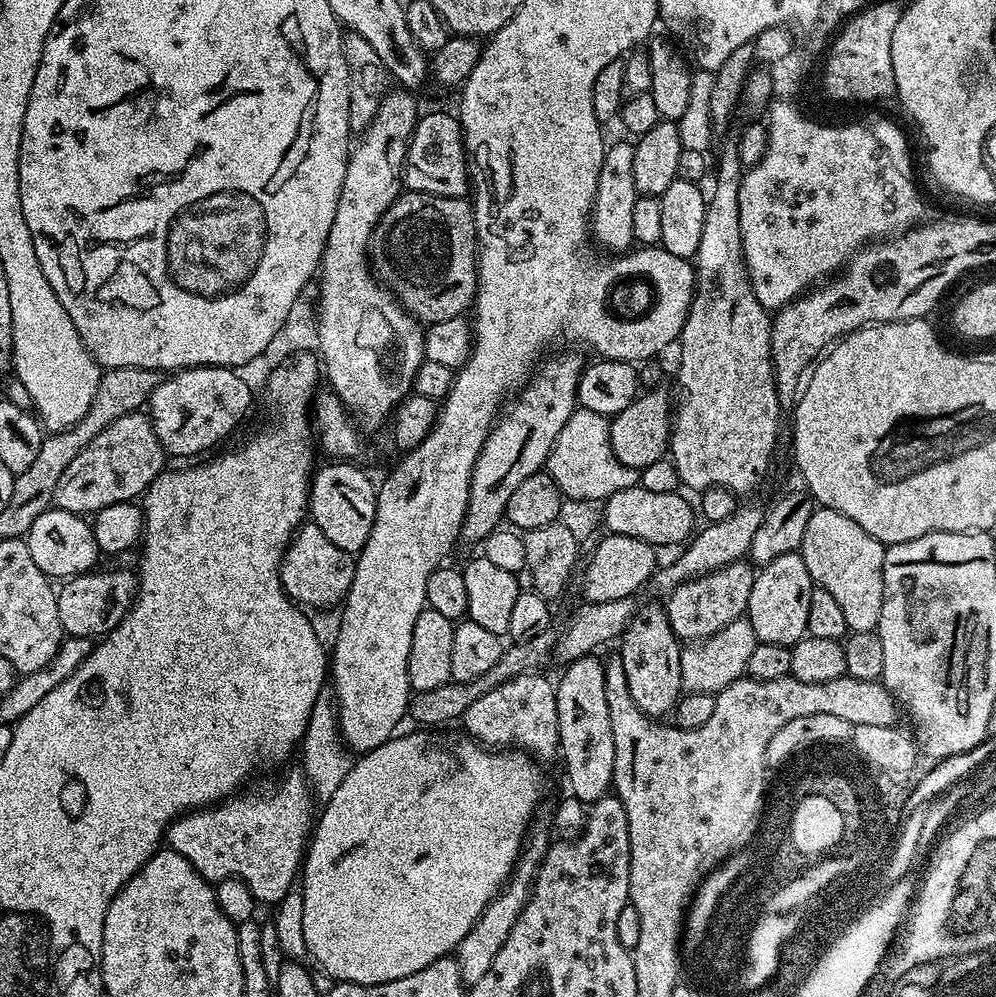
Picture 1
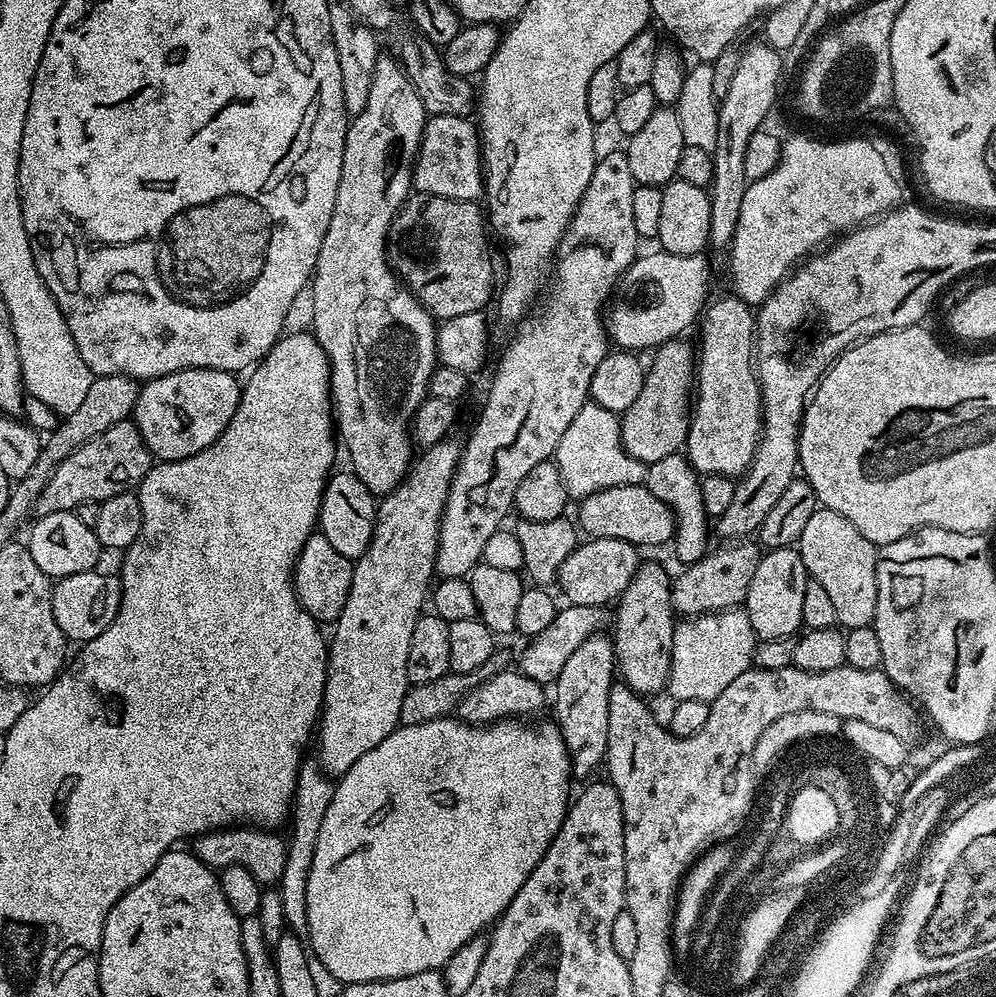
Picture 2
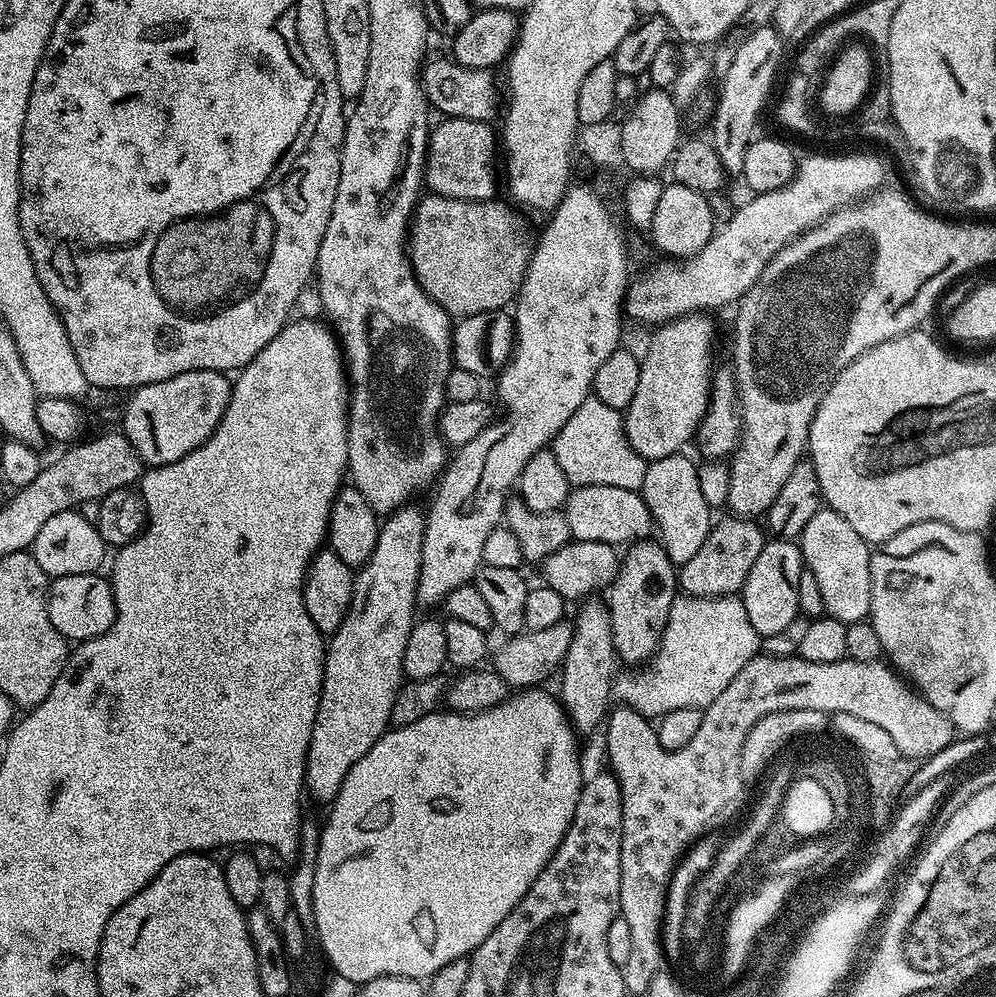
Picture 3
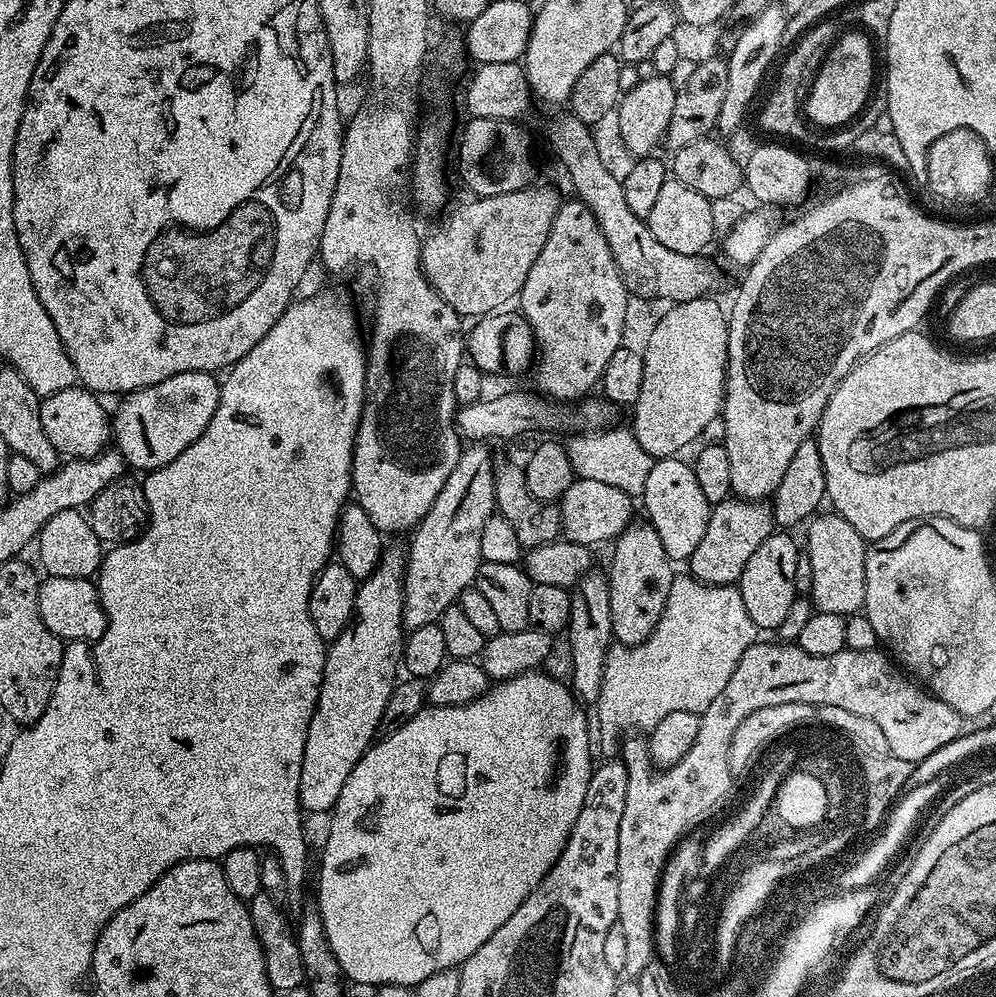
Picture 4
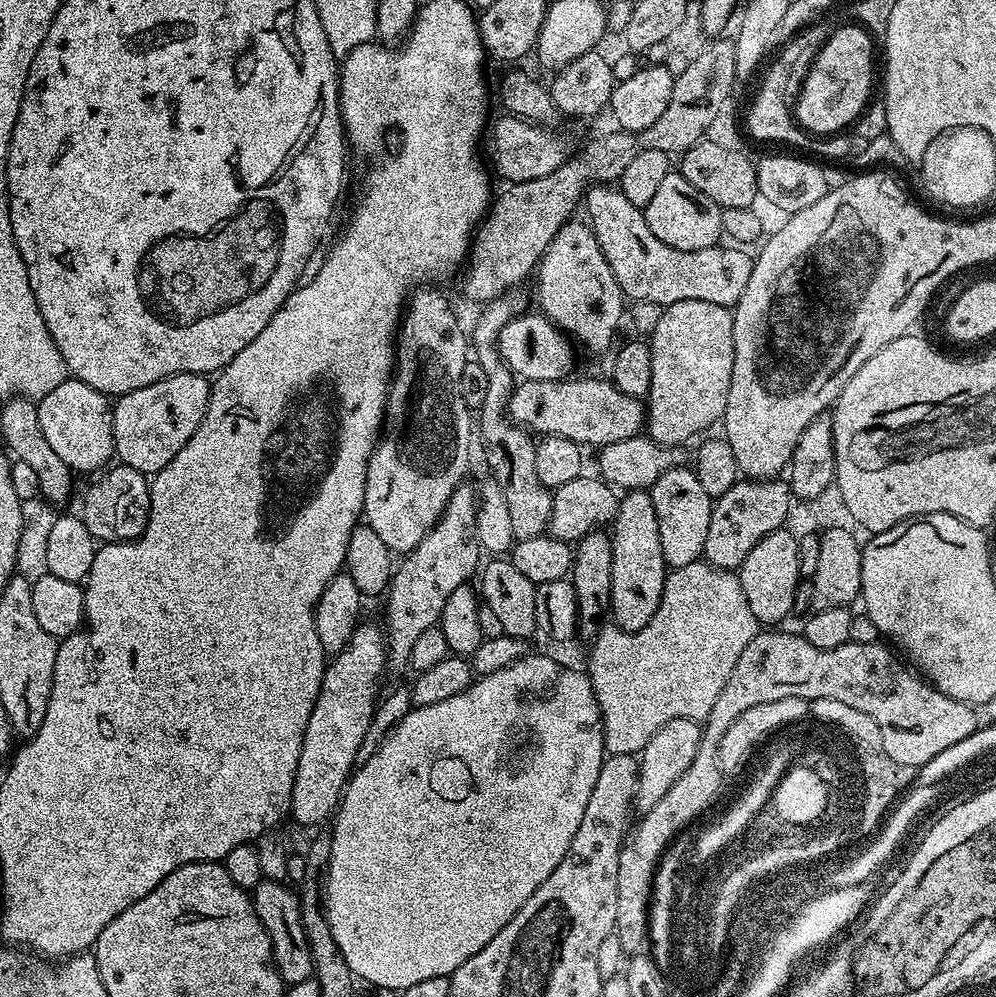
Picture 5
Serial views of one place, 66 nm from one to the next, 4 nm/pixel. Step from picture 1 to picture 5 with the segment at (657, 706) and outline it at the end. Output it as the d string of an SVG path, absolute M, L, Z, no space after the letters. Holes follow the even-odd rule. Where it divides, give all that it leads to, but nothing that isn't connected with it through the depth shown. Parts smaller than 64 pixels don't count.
M628 490L619 497L616 517L610 525L612 537L612 581L610 582L611 623L623 632L637 632L654 618L662 602L662 590L669 574L669 567L662 554L658 534L658 514L654 510L651 491Z

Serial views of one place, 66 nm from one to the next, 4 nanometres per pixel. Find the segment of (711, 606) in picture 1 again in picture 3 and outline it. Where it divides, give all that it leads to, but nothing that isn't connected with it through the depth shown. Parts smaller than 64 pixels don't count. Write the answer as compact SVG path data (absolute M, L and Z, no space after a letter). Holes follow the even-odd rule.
M725 515L725 520L717 519L708 532L706 542L698 546L694 558L690 562L679 565L678 568L678 588L681 593L690 596L734 596L744 591L744 583L750 574L750 566L754 566L758 554L762 554L766 543L766 532L763 527L759 528L757 521L752 518L742 516Z

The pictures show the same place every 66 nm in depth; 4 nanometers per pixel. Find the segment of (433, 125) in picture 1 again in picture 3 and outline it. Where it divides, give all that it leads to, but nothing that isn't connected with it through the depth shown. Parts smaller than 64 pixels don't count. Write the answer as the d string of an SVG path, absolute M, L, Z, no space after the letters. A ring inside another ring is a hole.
M470 118L441 119L441 124L428 134L428 154L424 157L424 184L429 193L455 200L491 200L496 192L496 164L498 168L498 132L486 120Z

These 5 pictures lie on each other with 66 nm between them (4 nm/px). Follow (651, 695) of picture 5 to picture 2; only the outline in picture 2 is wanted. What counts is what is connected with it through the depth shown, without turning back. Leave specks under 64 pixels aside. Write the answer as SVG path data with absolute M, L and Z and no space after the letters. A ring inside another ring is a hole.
M740 606L681 619L672 639L672 669L668 675L667 695L672 695L673 701L716 700L738 674L753 667L757 643L758 637L750 626L748 613Z

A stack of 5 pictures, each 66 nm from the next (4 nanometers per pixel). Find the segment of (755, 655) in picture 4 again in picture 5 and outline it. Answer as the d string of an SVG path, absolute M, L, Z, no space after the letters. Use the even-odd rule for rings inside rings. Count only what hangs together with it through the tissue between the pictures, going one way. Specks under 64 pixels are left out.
M761 630L756 637L742 650L734 671L730 674L726 686L722 686L722 694L714 701L708 719L703 721L700 734L700 745L690 770L662 794L662 798L650 809L643 813L640 821L635 821L630 835L625 839L624 849L618 858L618 914L614 934L622 942L625 953L636 954L645 947L649 939L649 911L652 902L653 880L656 869L669 849L675 836L687 826L691 820L696 820L720 796L720 743L728 733L728 728L750 706L762 706L762 702L778 702L778 698L802 698L811 702L814 698L835 698L838 702L846 702L846 706L854 706L854 710L862 710L862 714L870 714L874 722L878 722L878 730L882 730L882 746L884 752L897 766L905 764L909 770L915 770L920 765L930 762L934 754L942 754L954 742L962 742L977 730L976 708L966 702L958 702L937 688L932 687L923 675L917 674L891 647L883 643L854 644L846 643L834 646L834 650L818 650L818 646L810 646L803 634L796 636L792 632L776 632L780 630Z

